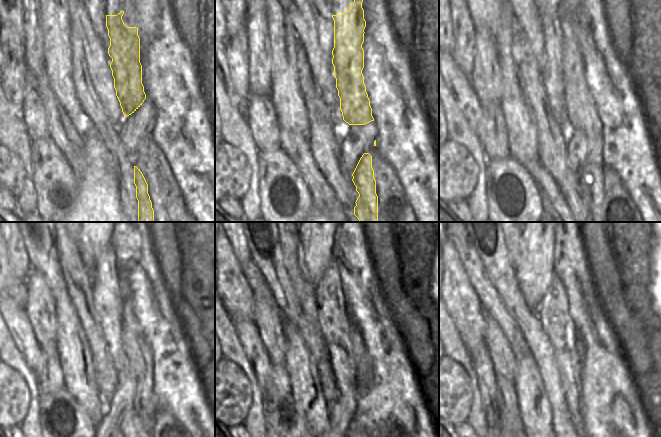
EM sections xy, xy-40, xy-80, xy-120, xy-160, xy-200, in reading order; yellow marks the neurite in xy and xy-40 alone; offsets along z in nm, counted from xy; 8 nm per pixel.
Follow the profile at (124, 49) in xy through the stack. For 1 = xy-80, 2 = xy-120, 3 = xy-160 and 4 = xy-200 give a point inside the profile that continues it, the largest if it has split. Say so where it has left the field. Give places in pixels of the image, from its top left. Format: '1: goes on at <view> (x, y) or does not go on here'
1: goes on at xy-80 (580, 110)
2: goes on at xy-120 (134, 342)
3: goes on at xy-160 (362, 362)
4: goes on at xy-200 (580, 346)

